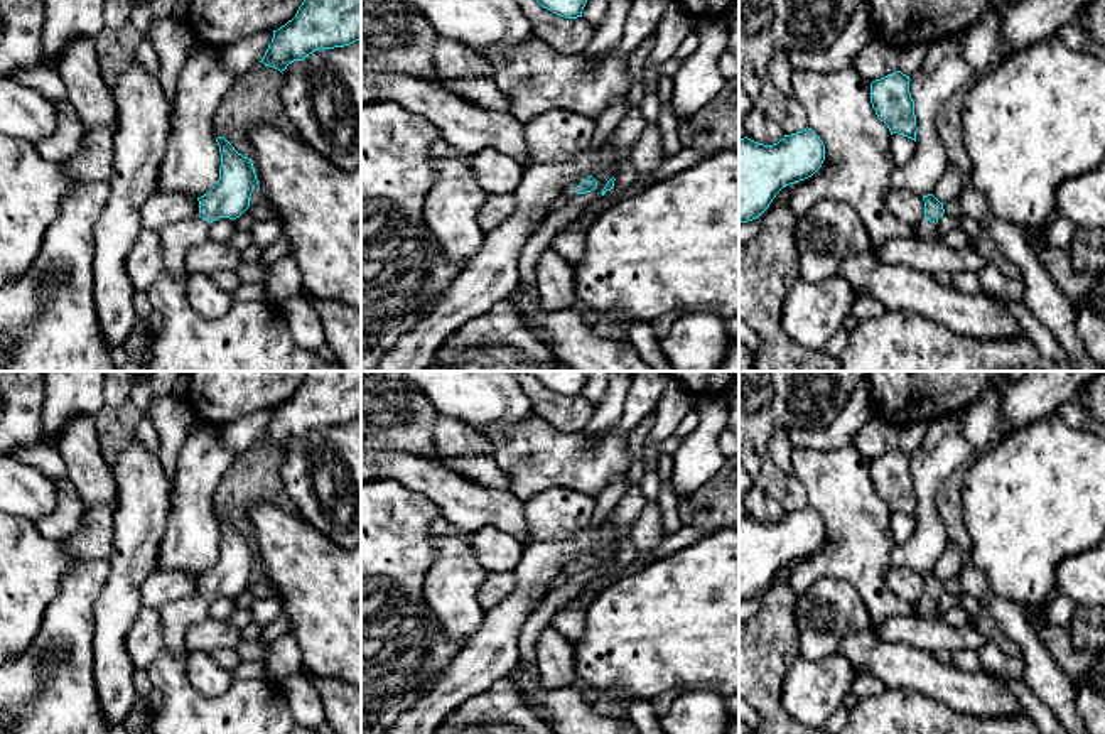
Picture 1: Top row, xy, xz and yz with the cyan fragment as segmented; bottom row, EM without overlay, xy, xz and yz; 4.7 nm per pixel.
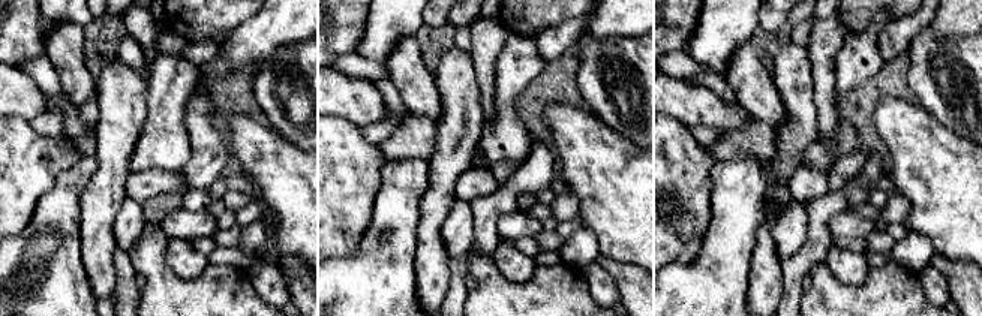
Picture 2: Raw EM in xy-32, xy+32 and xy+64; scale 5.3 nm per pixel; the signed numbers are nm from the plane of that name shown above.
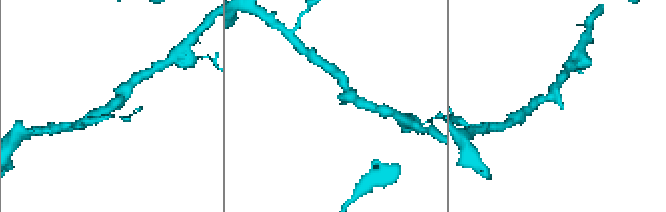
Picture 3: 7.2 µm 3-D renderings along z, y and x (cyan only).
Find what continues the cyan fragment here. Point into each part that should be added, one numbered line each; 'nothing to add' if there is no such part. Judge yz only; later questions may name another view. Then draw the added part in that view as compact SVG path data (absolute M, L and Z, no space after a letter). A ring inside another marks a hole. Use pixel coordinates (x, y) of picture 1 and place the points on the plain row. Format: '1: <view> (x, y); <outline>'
1: yz (928, 609); M923 596L921 601L916 604L916 613L923 619L941 619L941 613L938 609L938 604L926 596Z

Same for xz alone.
1: xz (569, 567); M575 555L572 557L565 565L562 565L560 572L567 574L567 575L574 575L577 570L575 570L575 565L585 559L587 555Z

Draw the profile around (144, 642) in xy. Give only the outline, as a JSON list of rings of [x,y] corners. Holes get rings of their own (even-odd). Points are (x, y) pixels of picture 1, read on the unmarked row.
[[[142,606],[127,634],[127,650],[135,668],[147,670],[157,658],[162,651],[162,623],[157,609]]]

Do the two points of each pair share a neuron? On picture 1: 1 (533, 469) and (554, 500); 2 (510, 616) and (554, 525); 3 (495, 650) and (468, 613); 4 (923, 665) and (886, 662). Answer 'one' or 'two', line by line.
1: two
2: two
3: two
4: one

